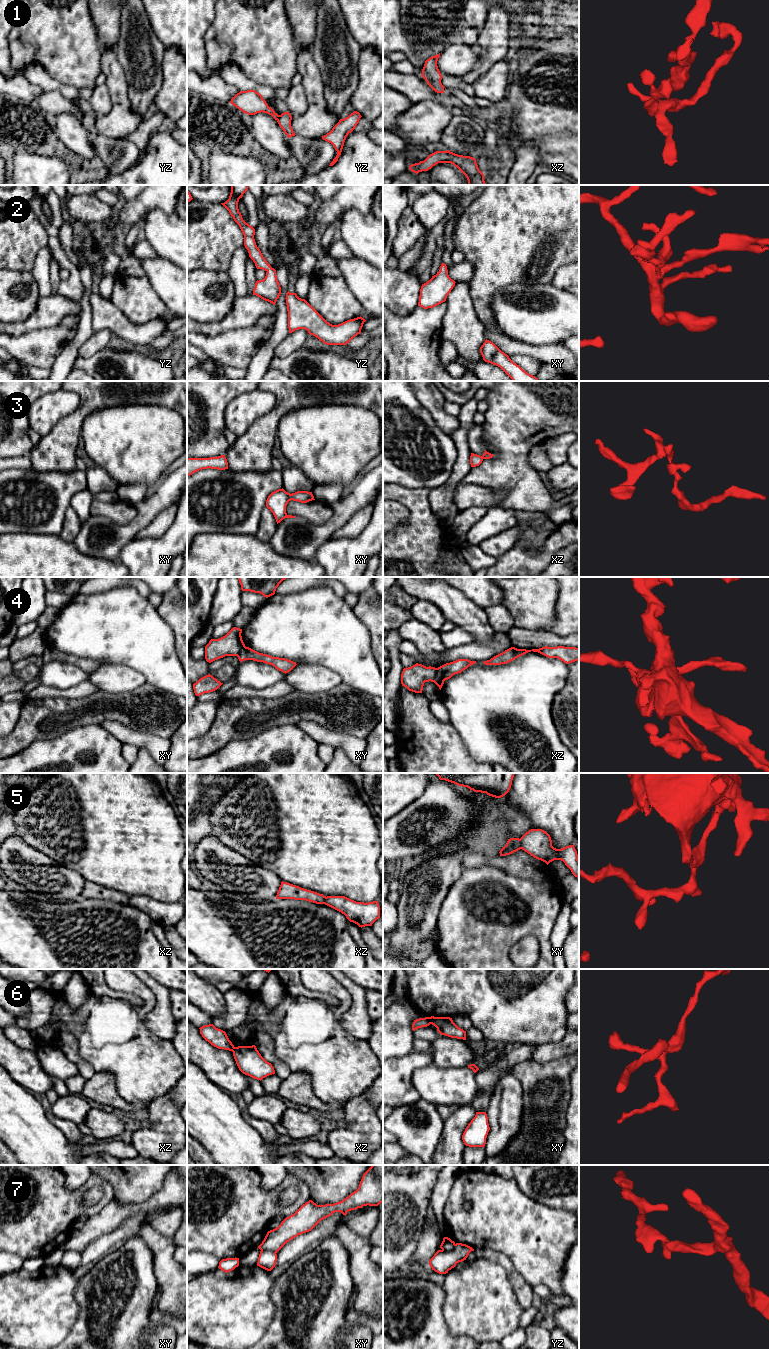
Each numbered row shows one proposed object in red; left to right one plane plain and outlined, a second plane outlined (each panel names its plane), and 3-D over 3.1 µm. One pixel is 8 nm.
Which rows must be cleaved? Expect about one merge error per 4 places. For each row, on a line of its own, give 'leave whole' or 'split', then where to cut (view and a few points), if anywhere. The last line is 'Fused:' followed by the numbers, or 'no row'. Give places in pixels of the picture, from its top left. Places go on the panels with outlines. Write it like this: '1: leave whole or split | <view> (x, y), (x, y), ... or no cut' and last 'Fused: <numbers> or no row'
1: leave whole | no cut
2: leave whole | no cut
3: split | xz (481, 456), (483, 458)
4: split | xz (437, 668), (433, 681)
5: split | xy (519, 839), (521, 848)
6: split | xy (429, 1017), (430, 1023)
7: split | yz (455, 1244), (450, 1250), (442, 1250)
Fused: 3, 4, 5, 6, 7

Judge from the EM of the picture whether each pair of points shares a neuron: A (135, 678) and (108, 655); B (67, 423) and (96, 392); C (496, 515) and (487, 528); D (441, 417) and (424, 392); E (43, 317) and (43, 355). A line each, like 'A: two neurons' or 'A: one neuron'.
A: two neurons
B: one neuron
C: one neuron
D: one neuron
E: two neurons

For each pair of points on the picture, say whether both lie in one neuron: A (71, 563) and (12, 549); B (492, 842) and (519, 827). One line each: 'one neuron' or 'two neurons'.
A: one neuron
B: one neuron

